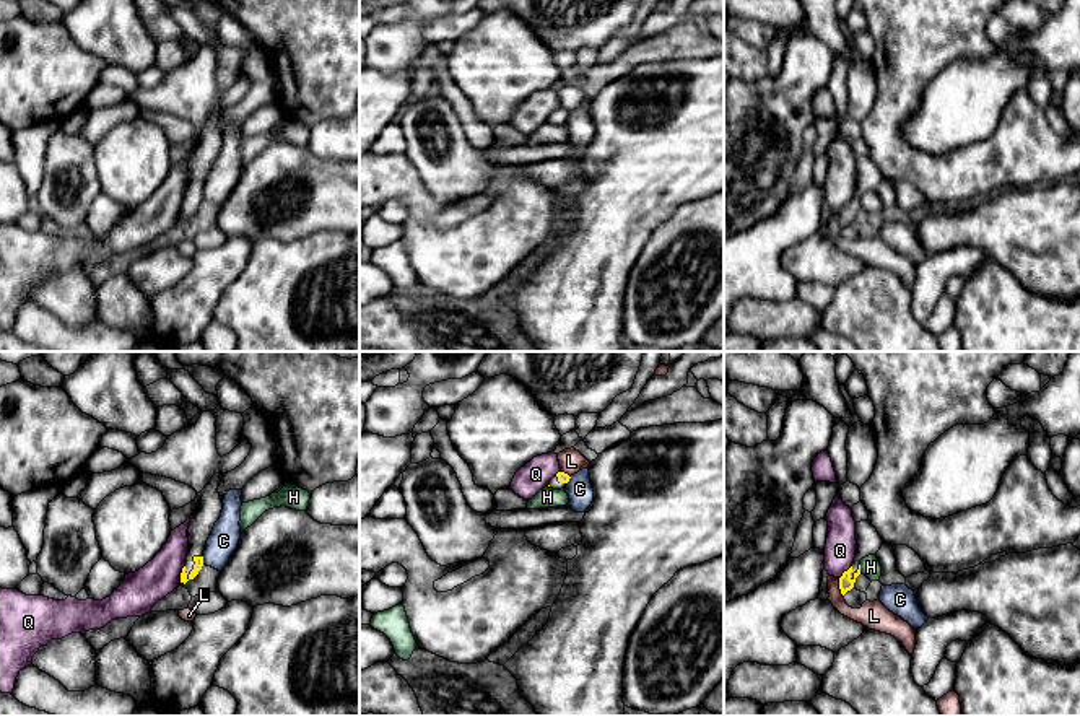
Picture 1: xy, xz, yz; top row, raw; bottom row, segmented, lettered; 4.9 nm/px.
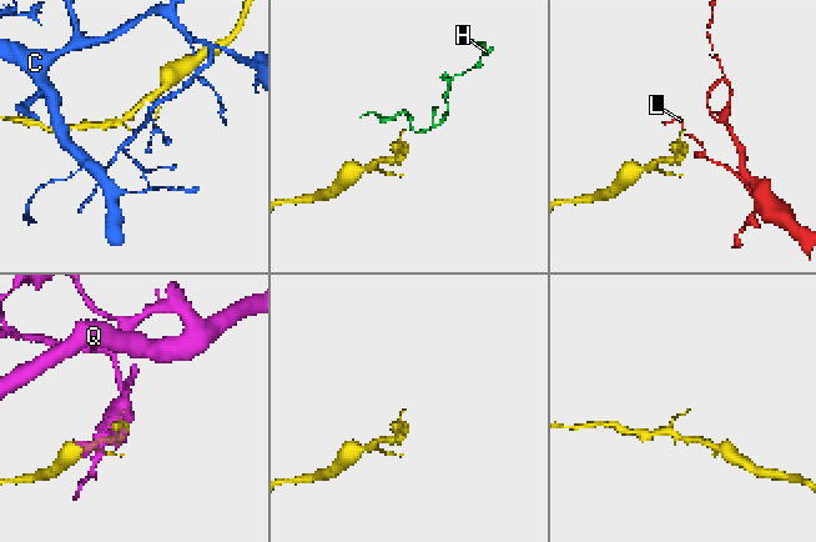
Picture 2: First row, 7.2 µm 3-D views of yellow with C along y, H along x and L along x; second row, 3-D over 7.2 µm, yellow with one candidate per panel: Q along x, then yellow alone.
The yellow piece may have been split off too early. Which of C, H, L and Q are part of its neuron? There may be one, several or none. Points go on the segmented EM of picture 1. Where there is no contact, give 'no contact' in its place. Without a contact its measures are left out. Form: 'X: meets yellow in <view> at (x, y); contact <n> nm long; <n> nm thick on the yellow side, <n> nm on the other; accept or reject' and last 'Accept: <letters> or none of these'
C: meets yellow in xy at (202, 560); contact 40 nm long; 50 nm thick on the yellow side, 150 nm on the other; reject
H: meets yellow in yz at (859, 568); contact 40 nm long; 70 nm thick on the yellow side, 100 nm on the other; reject
L: meets yellow in yz at (840, 586); contact 90 nm long; 70 nm thick on the yellow side, 140 nm on the other; reject
Q: meets yellow in xy at (181, 573); contact 90 nm long; 50 nm thick on the yellow side, 200 nm on the other; reject
Accept: none of these

